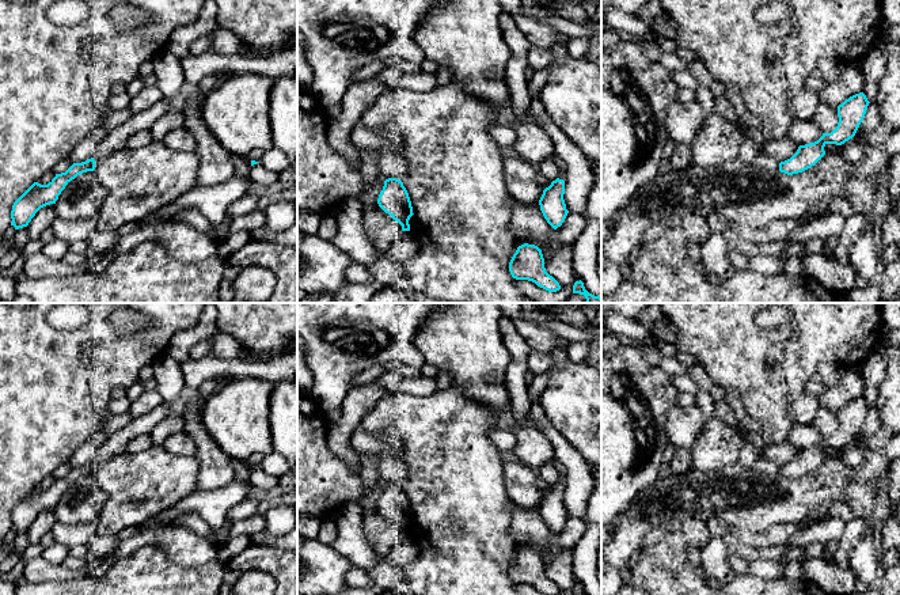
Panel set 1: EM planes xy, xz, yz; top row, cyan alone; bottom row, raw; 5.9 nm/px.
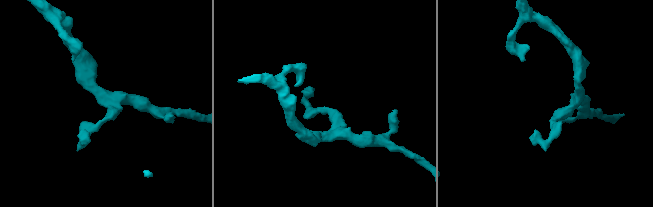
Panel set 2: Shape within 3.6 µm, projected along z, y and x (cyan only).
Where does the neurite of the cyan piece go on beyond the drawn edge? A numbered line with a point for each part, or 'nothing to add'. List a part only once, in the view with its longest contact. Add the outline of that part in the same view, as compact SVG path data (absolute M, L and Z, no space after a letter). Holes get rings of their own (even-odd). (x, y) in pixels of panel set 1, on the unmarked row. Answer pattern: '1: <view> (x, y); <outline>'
nothing to add

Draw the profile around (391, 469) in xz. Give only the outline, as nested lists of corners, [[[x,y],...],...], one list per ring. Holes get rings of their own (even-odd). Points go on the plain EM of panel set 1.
[[[381,454],[376,459],[376,466],[381,480],[403,485],[409,478],[409,469],[405,459]]]

